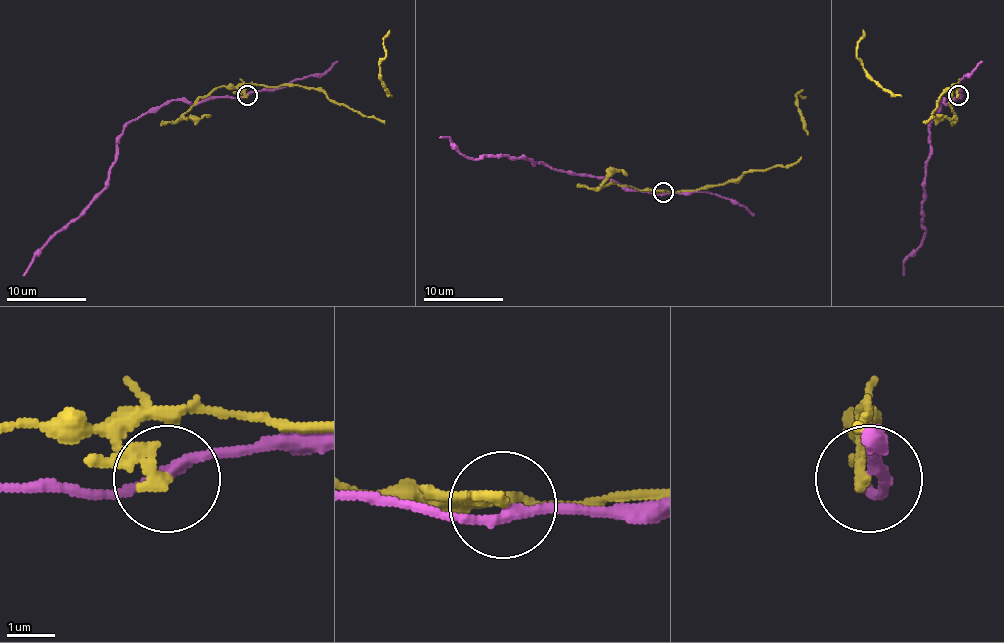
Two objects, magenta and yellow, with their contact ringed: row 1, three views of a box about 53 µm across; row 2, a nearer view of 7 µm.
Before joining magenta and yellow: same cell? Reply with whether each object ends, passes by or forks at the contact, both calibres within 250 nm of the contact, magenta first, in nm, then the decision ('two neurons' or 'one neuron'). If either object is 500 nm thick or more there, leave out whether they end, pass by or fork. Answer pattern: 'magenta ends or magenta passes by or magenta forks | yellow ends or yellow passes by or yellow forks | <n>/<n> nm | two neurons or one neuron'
magenta passes by | yellow ends | 200/280 nm | two neurons

